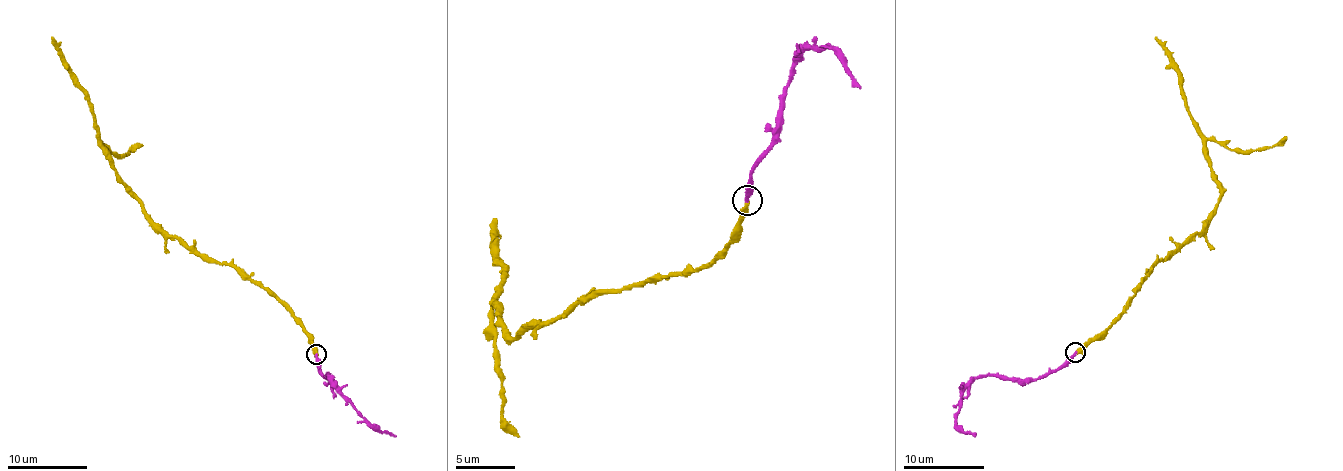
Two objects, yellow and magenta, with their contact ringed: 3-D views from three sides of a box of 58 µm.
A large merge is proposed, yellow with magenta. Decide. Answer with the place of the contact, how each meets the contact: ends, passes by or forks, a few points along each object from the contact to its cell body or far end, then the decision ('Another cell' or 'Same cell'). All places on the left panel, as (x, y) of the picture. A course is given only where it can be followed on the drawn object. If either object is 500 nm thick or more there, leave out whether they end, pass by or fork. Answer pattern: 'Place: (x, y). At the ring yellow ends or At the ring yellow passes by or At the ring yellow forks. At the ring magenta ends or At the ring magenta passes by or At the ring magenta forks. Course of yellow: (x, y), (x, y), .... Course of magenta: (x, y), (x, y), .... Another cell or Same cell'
Place: (316, 354). At the ring yellow ends. At the ring magenta ends. Course of yellow: (317, 355), (284, 305), (233, 266), (207, 263), (151, 219), (117, 173), (76, 75), (52, 36). Course of magenta: (316, 355), (319, 371), (330, 381), (325, 377), (327, 375), (335, 388), (365, 419), (380, 432), (396, 436). Same cell

